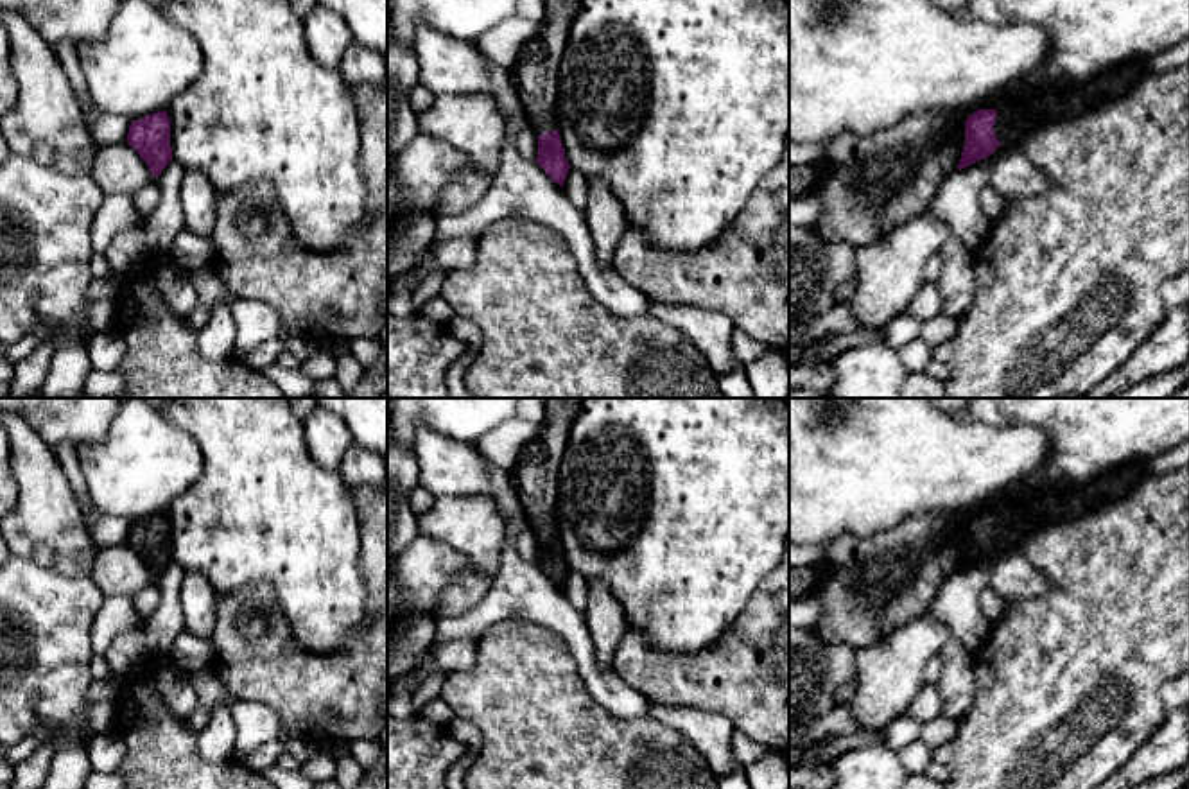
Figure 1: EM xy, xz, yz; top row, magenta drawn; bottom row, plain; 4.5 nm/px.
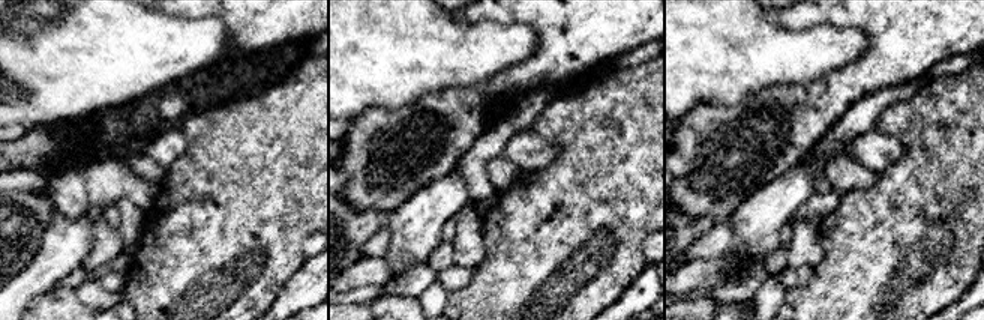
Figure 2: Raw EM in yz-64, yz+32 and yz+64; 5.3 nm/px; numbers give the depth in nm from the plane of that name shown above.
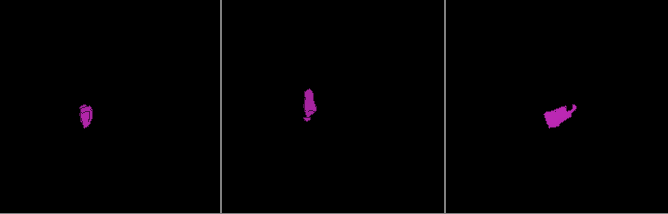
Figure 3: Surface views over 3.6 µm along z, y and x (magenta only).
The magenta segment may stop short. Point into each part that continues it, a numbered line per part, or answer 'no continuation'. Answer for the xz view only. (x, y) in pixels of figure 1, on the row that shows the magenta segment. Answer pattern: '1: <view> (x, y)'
1: xz (535, 76)

